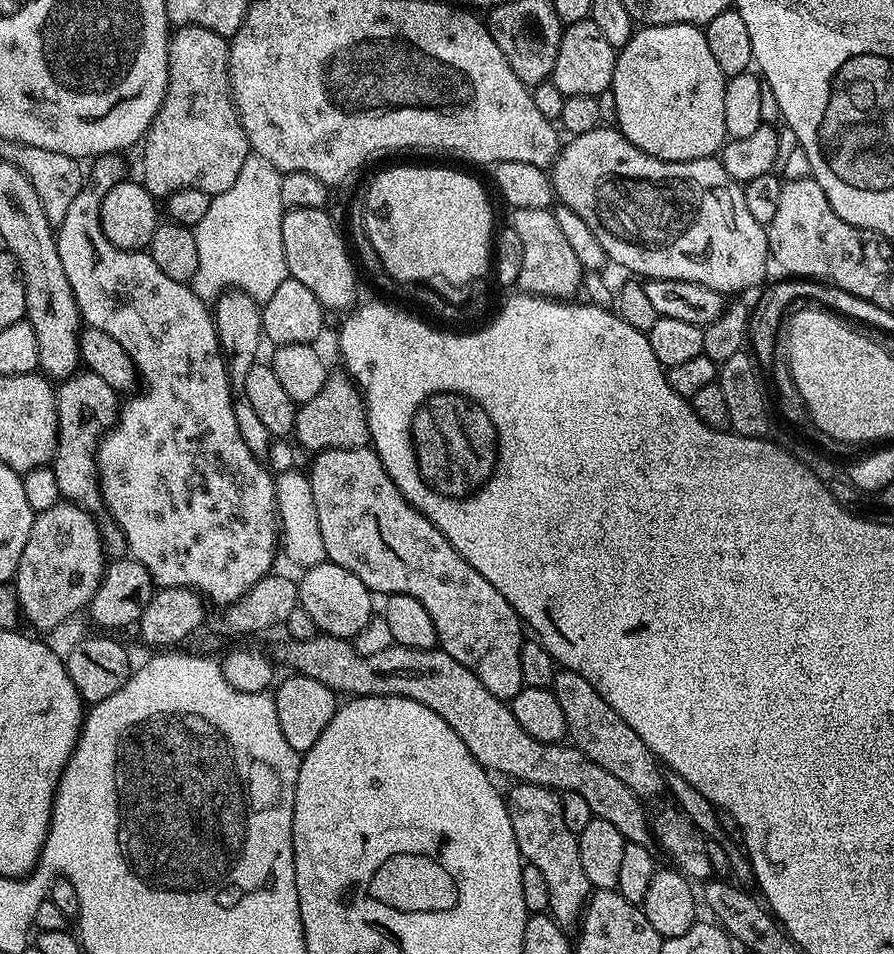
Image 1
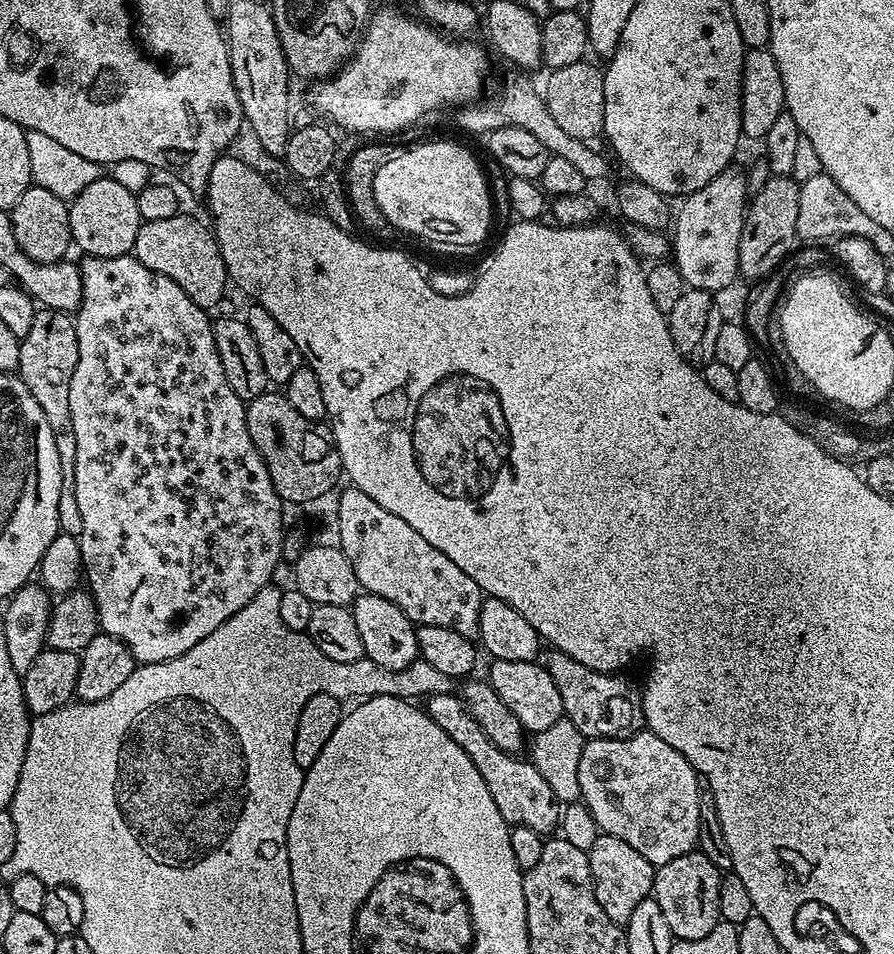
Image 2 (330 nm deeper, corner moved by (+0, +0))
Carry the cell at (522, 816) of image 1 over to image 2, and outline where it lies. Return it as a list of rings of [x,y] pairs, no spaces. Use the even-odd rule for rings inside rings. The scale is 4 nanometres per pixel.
[[[447,692],[429,696],[426,700],[426,711],[435,724],[442,726],[442,730],[446,730],[446,734],[450,734],[450,738],[454,738],[454,742],[458,742],[462,750],[466,750],[478,774],[482,774],[482,782],[486,782],[486,790],[490,790],[494,806],[498,806],[502,818],[507,820],[509,825],[529,828],[541,834],[552,834],[557,831],[561,801],[556,799],[554,790],[550,790],[550,782],[542,778],[531,759],[519,760],[519,755],[498,750],[498,746],[494,746],[494,742],[486,738],[486,730],[478,726],[478,722],[468,712],[459,695]]]

